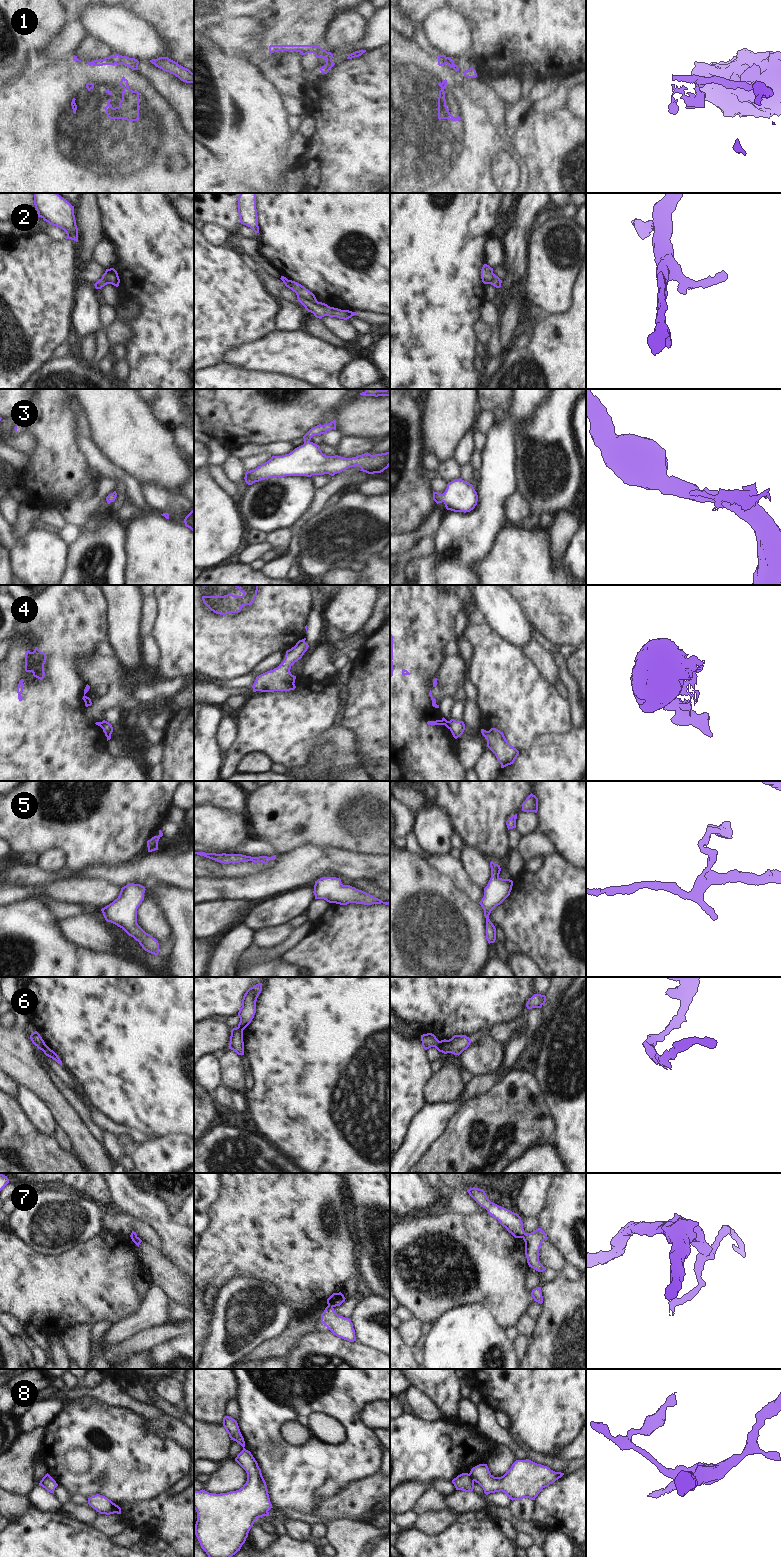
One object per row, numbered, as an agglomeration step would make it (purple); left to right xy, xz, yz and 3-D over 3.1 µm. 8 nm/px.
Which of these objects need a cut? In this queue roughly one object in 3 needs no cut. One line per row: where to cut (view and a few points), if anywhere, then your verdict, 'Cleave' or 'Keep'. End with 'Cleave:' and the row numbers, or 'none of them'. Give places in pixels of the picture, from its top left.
1: Split along xy (123, 56), (120, 63). Cleave
2: Split along xz (296, 293), (310, 301), (317, 301). Cleave
3: No split. Keep
4: Split along yz (450, 721), (448, 728). Cleave
5: No split. Keep
6: Split along yz (439, 1041), (443, 1052). Cleave
7: Split along xz (327, 1306), (332, 1307). Cleave
8: Split along yz (469, 1473), (474, 1480). Cleave
Cleave: 1, 2, 4, 6, 7, 8

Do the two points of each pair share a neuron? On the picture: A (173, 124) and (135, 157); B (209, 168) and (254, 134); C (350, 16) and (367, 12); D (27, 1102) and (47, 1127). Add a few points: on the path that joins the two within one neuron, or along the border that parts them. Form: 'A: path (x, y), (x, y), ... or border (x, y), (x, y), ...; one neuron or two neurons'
A: path (164, 129), (144, 148); one neuron
B: border (204, 146), (224, 162); two neurons
C: border (355, 10), (367, 20); two neurons
D: path (33, 1108), (43, 1121); one neuron

